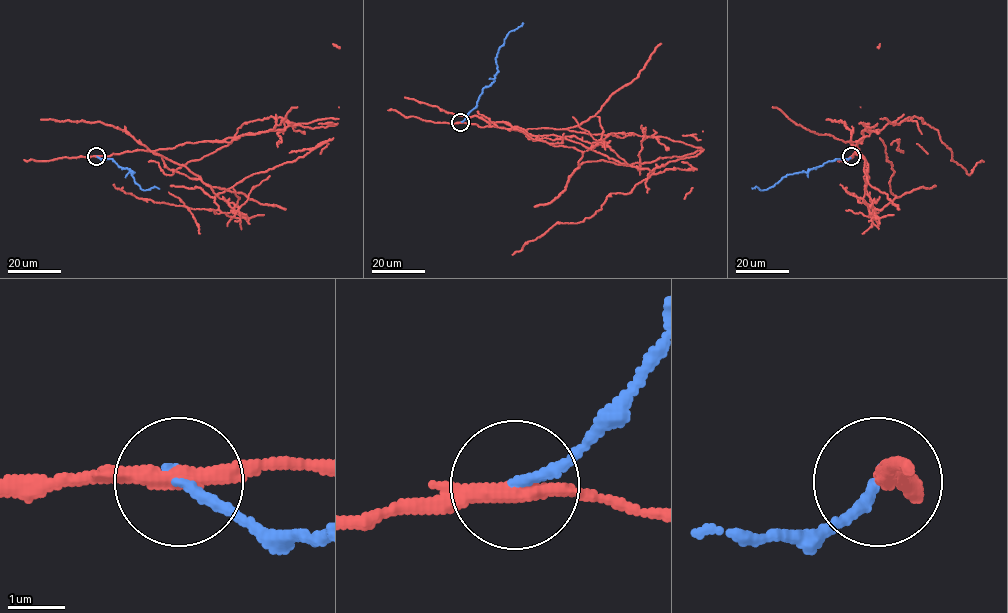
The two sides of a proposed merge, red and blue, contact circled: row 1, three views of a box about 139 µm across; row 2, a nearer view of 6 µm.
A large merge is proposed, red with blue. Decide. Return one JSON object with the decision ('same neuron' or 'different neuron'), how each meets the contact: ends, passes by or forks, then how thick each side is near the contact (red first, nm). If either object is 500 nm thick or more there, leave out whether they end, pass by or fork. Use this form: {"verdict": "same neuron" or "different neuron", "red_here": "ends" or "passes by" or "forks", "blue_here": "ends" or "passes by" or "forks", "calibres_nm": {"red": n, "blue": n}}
{"verdict": "different neuron", "red_here": "passes by", "blue_here": "ends", "calibres_nm": {"red": 300, "blue": 170}}

